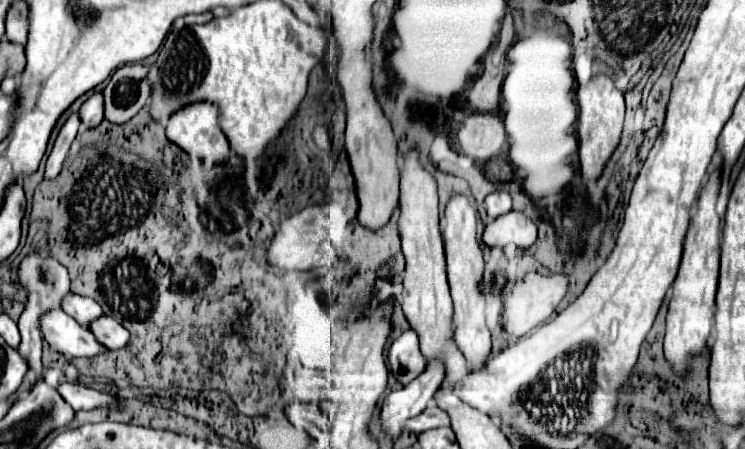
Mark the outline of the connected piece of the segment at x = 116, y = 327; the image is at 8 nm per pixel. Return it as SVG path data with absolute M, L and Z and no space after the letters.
M101 315L101 319L95 319L89 325L89 331L93 331L95 339L107 349L121 349L129 341L129 331L109 315Z

